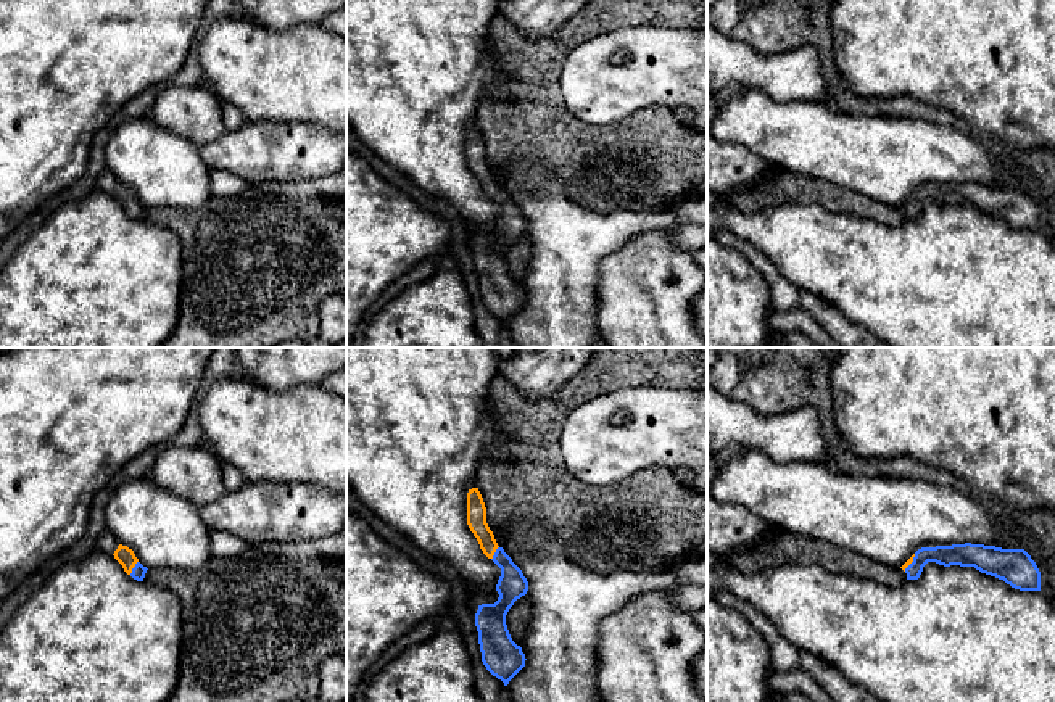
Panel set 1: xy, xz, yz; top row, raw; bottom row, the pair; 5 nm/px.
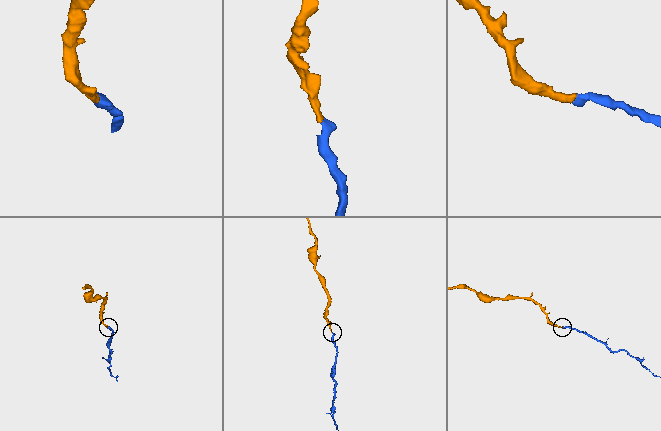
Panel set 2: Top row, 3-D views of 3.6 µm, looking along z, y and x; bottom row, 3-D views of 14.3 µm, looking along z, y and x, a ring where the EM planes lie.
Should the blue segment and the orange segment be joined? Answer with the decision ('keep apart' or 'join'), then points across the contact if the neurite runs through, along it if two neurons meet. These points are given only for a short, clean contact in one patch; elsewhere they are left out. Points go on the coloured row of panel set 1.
join

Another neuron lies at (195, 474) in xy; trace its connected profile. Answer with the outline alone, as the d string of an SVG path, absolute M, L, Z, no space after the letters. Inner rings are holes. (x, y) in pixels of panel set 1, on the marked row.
M169 443L158 456L150 477L158 486L198 507L225 494L222 462L208 443L195 448Z

